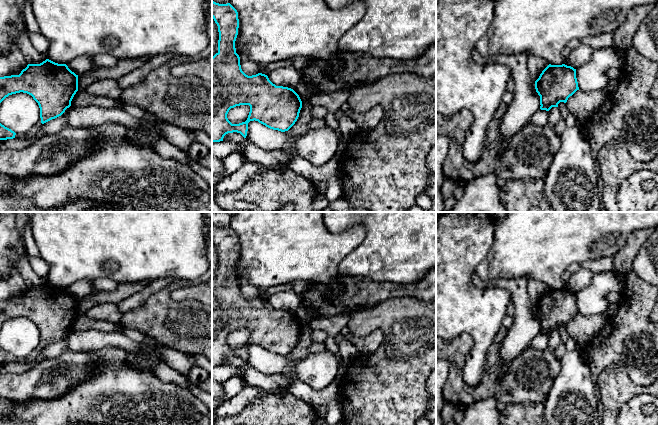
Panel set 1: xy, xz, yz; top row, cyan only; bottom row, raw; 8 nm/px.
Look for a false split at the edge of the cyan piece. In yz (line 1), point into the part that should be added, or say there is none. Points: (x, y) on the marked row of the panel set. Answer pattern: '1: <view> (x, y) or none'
1: none

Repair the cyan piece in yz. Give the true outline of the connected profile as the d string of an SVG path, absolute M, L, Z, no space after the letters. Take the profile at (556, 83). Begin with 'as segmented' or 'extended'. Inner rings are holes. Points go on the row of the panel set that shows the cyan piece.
as segmented; M549 64L535 81L535 89L540 96L540 109L549 111L552 107L558 107L560 102L566 103L568 98L579 90L576 78L576 69L565 64Z

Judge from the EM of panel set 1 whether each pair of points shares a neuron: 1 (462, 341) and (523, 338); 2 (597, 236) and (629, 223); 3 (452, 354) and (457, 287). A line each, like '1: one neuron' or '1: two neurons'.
1: two neurons
2: one neuron
3: two neurons

